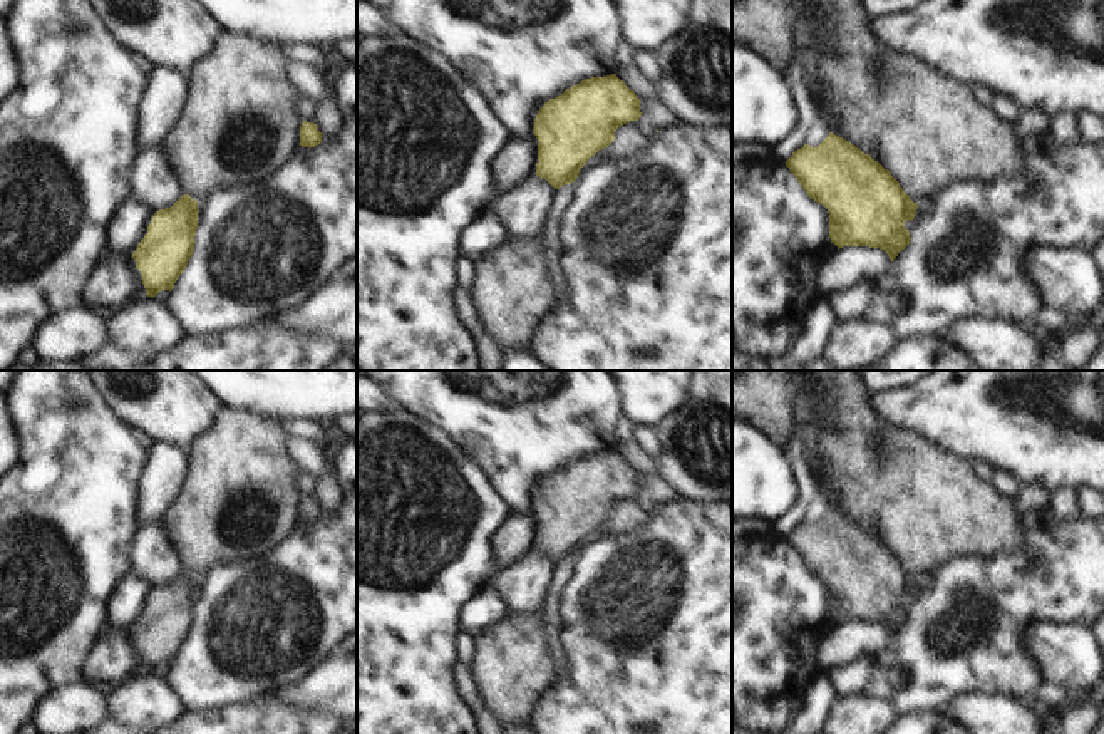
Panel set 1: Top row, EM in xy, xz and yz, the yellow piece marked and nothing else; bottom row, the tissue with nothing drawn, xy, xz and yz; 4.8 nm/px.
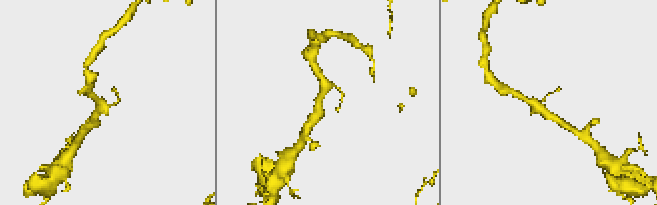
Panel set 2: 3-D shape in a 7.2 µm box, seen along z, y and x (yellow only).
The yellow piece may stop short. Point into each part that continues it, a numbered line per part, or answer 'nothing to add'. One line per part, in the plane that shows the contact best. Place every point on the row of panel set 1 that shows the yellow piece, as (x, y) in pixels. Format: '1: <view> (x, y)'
nothing to add

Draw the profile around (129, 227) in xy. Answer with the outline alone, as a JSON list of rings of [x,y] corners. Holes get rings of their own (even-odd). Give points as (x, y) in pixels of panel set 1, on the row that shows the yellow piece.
[[[136,194],[131,196],[114,218],[109,250],[134,253],[147,233],[154,213],[146,201],[141,201]]]

